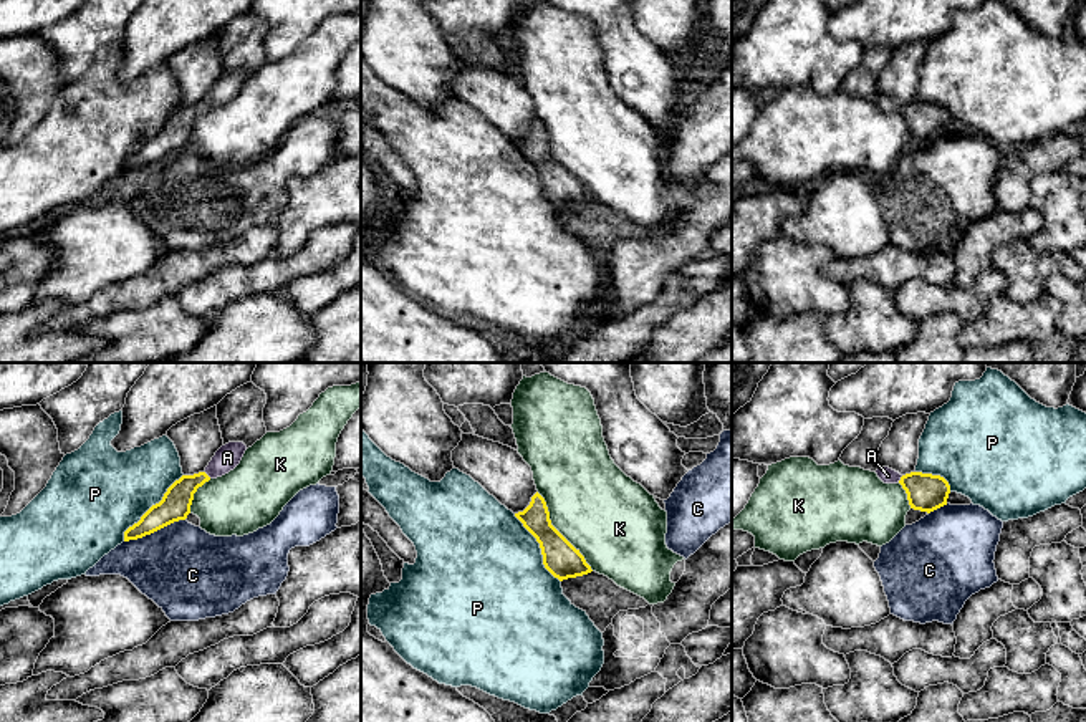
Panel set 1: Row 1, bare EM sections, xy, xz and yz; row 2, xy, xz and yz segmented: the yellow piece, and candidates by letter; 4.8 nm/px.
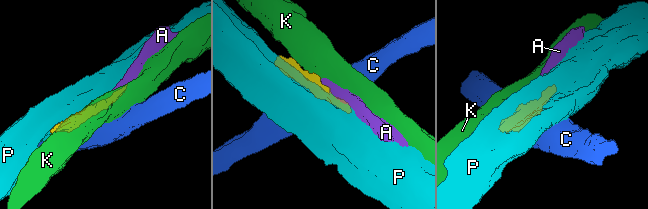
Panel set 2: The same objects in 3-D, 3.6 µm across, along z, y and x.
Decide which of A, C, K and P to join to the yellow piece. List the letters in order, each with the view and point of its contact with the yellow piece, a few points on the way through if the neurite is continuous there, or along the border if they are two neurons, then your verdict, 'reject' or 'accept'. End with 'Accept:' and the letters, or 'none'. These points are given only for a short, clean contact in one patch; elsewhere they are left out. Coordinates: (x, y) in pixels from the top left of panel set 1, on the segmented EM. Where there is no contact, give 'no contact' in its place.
A: meets yellow in xy at (206, 474); accept
C: meets yellow in xy at (154, 530); reject
K: meets yellow in xz at (558, 532); reject
P: meets yellow in xy at (151, 507); reject
Accept: A

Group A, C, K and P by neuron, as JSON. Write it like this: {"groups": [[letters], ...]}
{"groups": [["A"], ["C"], ["K"], ["P"]]}

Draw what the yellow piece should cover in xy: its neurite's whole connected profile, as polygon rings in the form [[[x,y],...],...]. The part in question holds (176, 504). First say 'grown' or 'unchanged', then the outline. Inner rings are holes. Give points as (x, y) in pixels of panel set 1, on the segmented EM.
grown; [[[228,442],[215,452],[204,472],[182,475],[175,480],[162,500],[152,505],[137,523],[124,532],[124,542],[142,538],[174,522],[185,520],[190,513],[197,489],[210,479],[222,477],[233,470],[240,464],[245,450],[247,445],[243,442]]]

